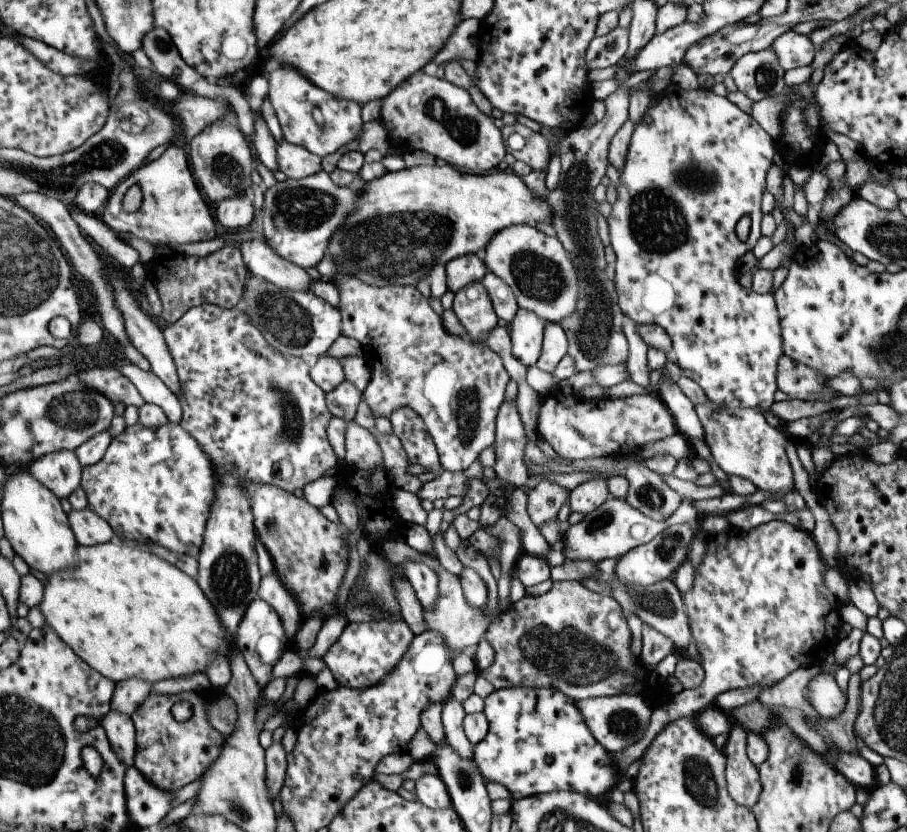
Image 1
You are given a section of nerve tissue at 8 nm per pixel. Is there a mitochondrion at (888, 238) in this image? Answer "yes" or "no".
yes

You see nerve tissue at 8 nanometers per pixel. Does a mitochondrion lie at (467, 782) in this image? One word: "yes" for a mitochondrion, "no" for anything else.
yes

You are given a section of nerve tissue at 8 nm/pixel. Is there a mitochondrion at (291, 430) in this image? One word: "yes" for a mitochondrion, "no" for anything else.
yes

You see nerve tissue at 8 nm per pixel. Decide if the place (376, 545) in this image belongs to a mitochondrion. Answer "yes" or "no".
no

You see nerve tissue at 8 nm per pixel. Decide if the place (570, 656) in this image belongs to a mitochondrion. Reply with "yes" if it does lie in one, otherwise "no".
yes

